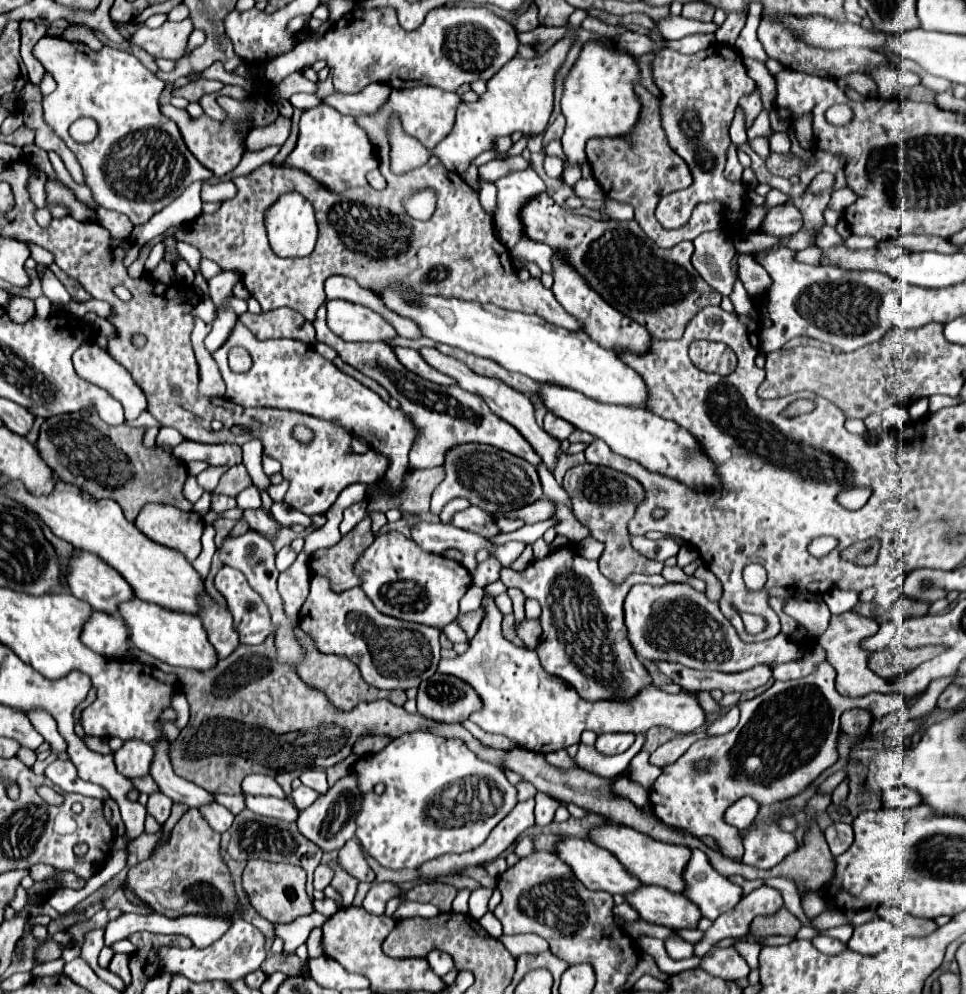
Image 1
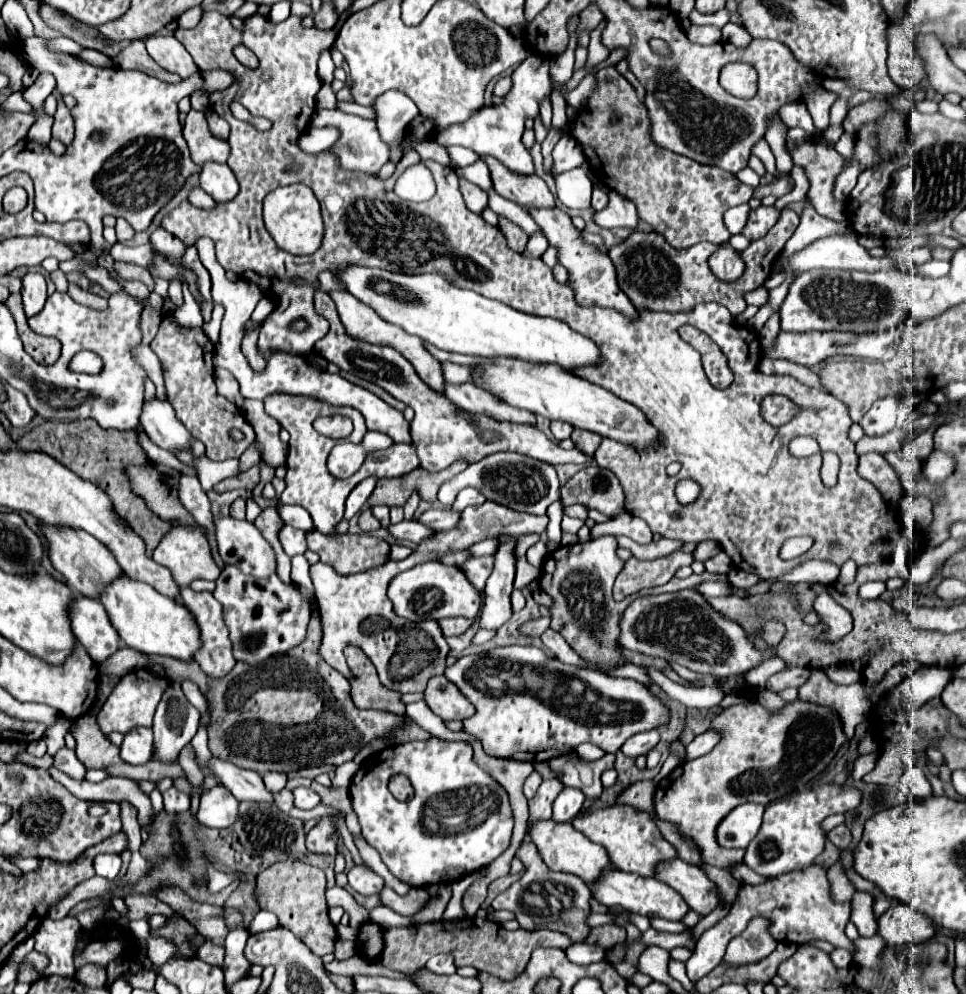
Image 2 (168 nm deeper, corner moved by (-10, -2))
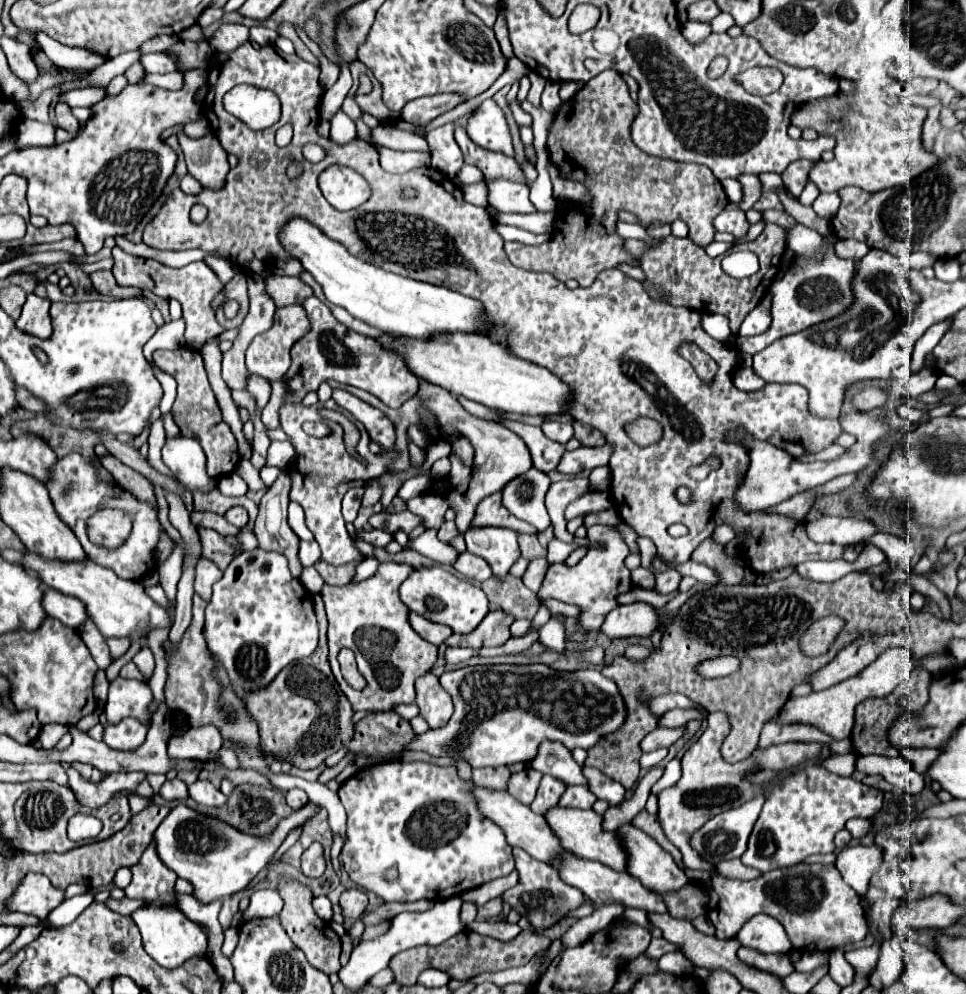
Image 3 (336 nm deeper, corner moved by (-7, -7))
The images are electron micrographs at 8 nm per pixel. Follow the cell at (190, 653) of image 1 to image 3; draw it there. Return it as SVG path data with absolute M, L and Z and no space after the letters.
M26 554L22 558L22 566L40 574L42 582L48 588L54 588L62 594L82 600L86 604L90 620L98 626L104 638L128 638L130 642L136 642L136 640L144 640L152 630L172 626L172 616L166 612L166 608L158 606L144 592L140 584L136 584L134 580L124 580L116 572L102 568L94 562L64 564L64 562L40 558L36 554Z

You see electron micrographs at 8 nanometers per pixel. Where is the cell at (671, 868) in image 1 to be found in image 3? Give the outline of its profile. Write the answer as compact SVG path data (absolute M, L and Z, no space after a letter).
M554 806L548 814L546 820L550 824L550 828L560 836L562 846L566 850L570 850L572 854L580 856L580 858L588 858L588 860L596 860L616 872L626 872L626 862L628 862L628 854L622 842L622 836L614 830L614 832L606 832L602 828L604 818L600 814L596 814L594 810L576 810L576 808L560 808Z

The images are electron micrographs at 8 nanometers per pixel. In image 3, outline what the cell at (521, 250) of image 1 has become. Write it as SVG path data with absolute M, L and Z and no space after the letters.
M478 182L478 184L470 184L470 186L464 186L464 198L470 202L470 204L476 204L476 206L482 206L486 208L488 206L488 186L484 182Z

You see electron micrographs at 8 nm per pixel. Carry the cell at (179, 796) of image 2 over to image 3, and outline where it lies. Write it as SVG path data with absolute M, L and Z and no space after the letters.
M174 778L174 780L166 780L164 786L160 788L160 796L168 802L184 802L188 800L188 788L182 780Z

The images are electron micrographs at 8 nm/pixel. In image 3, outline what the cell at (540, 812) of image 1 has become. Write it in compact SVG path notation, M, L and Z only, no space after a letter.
M568 786L560 798L562 808L582 808L588 810L596 802L596 796L588 790L588 786Z

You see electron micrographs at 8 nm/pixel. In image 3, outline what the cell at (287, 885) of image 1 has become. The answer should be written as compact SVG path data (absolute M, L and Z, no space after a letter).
M280 876L278 884L276 884L276 890L278 890L278 894L284 900L284 908L280 912L280 924L288 932L290 940L306 954L308 962L314 968L320 968L326 974L338 972L340 970L340 962L338 962L338 956L340 956L340 936L330 928L328 922L324 922L314 912L314 908L312 908L312 900L314 900L312 890L308 886L304 886L302 882L290 878L290 876Z

